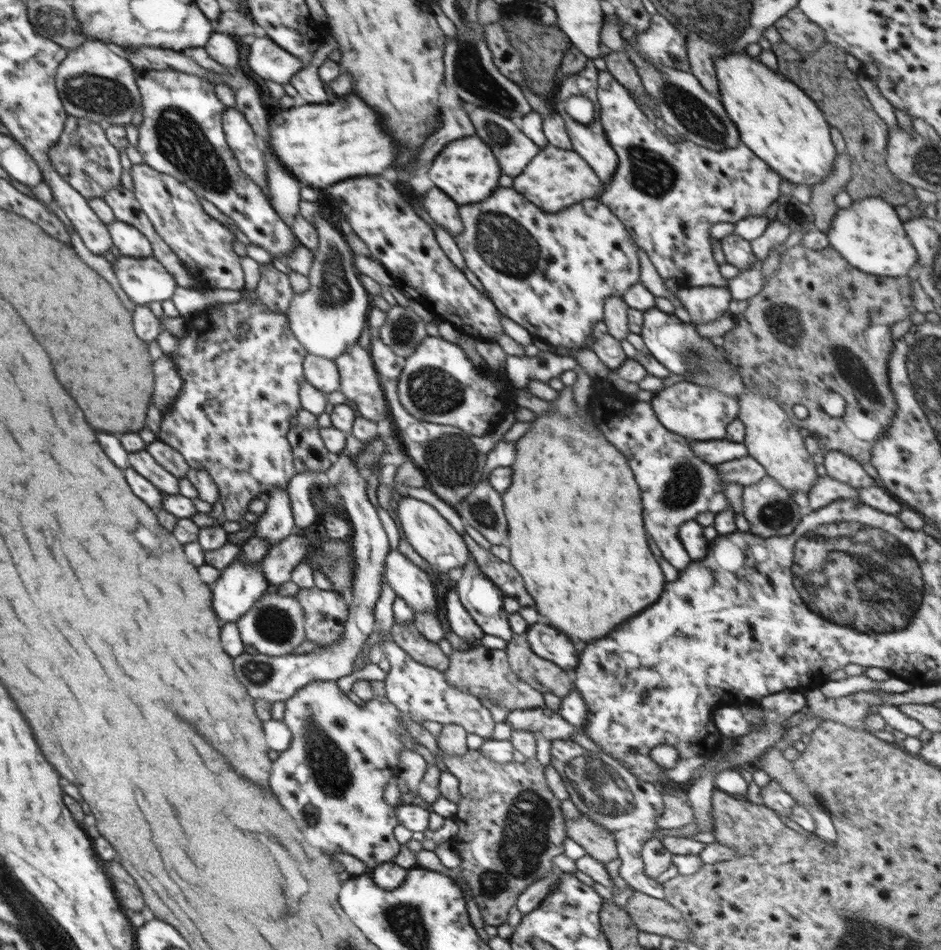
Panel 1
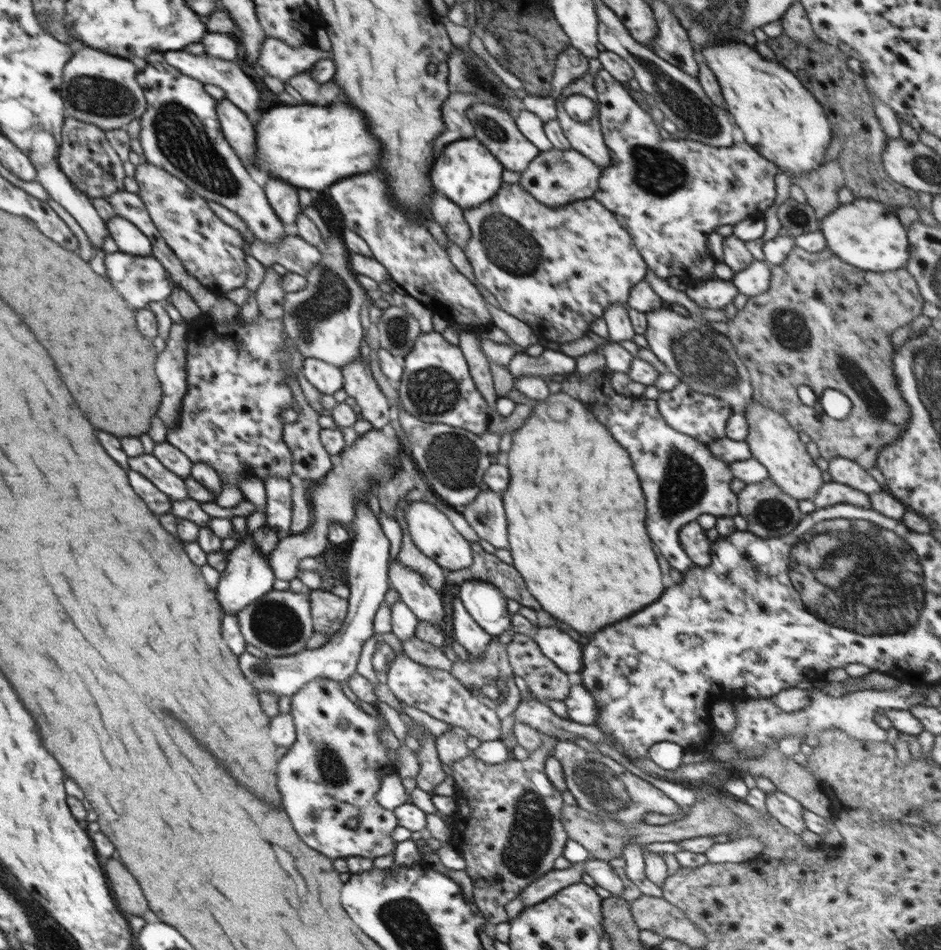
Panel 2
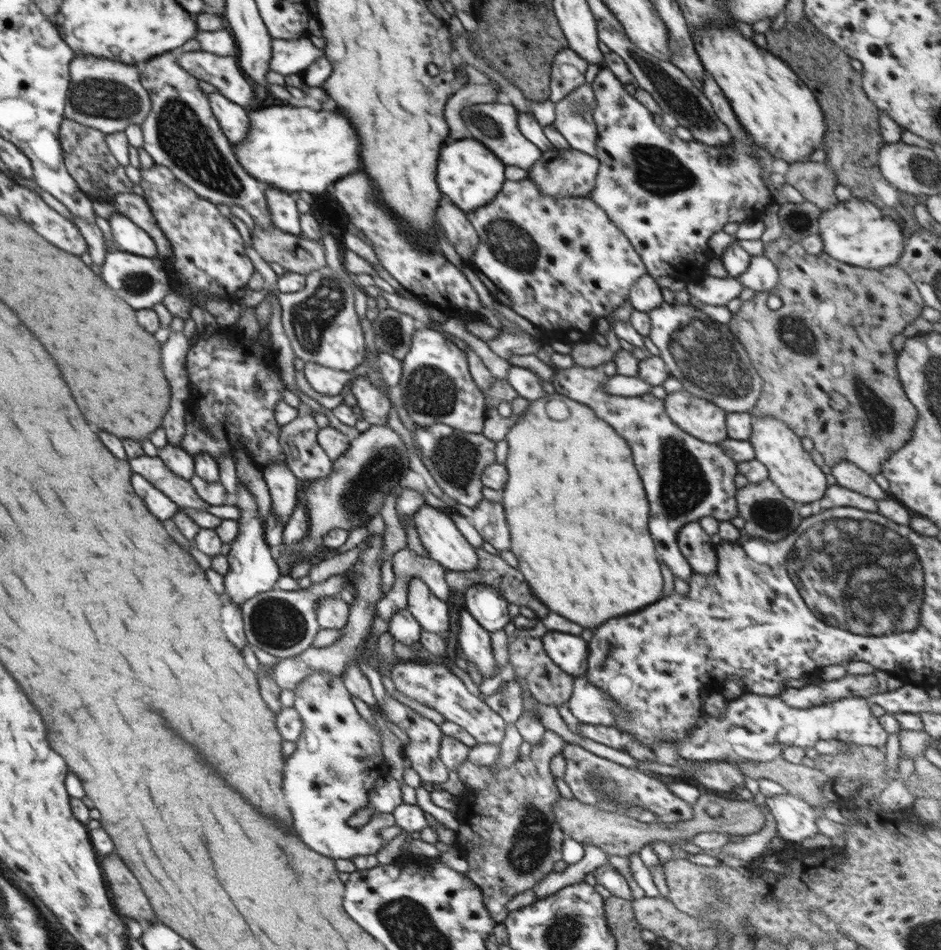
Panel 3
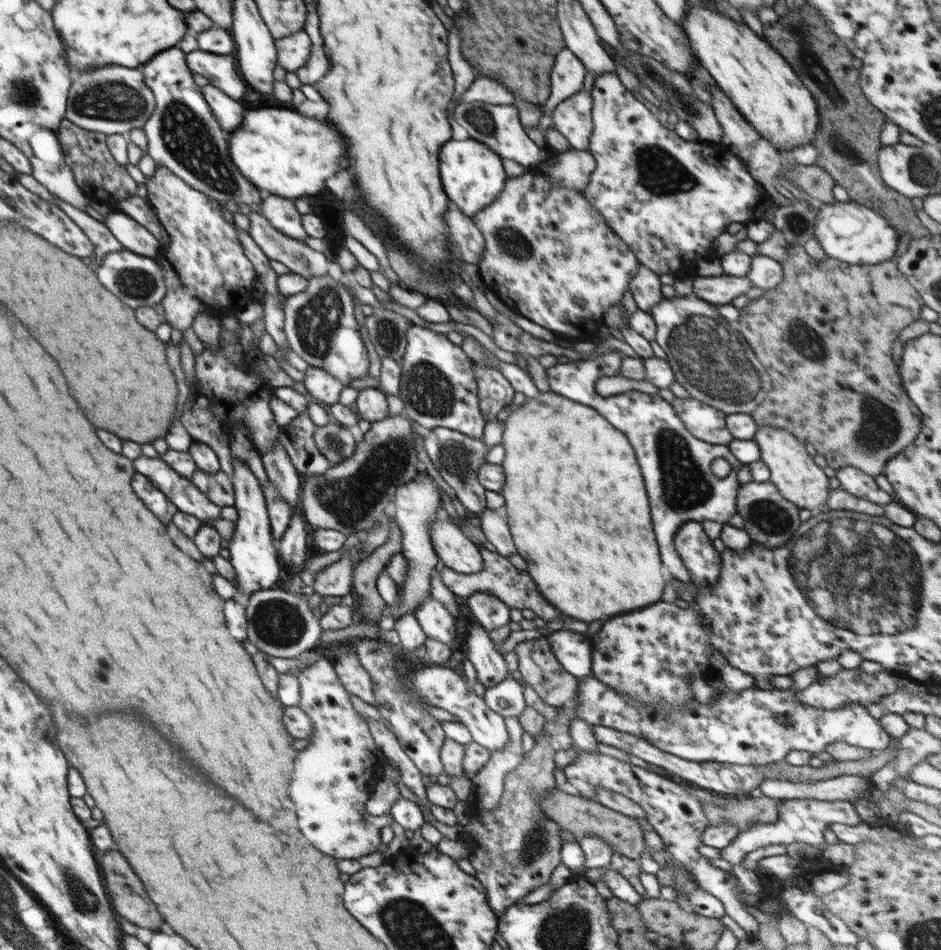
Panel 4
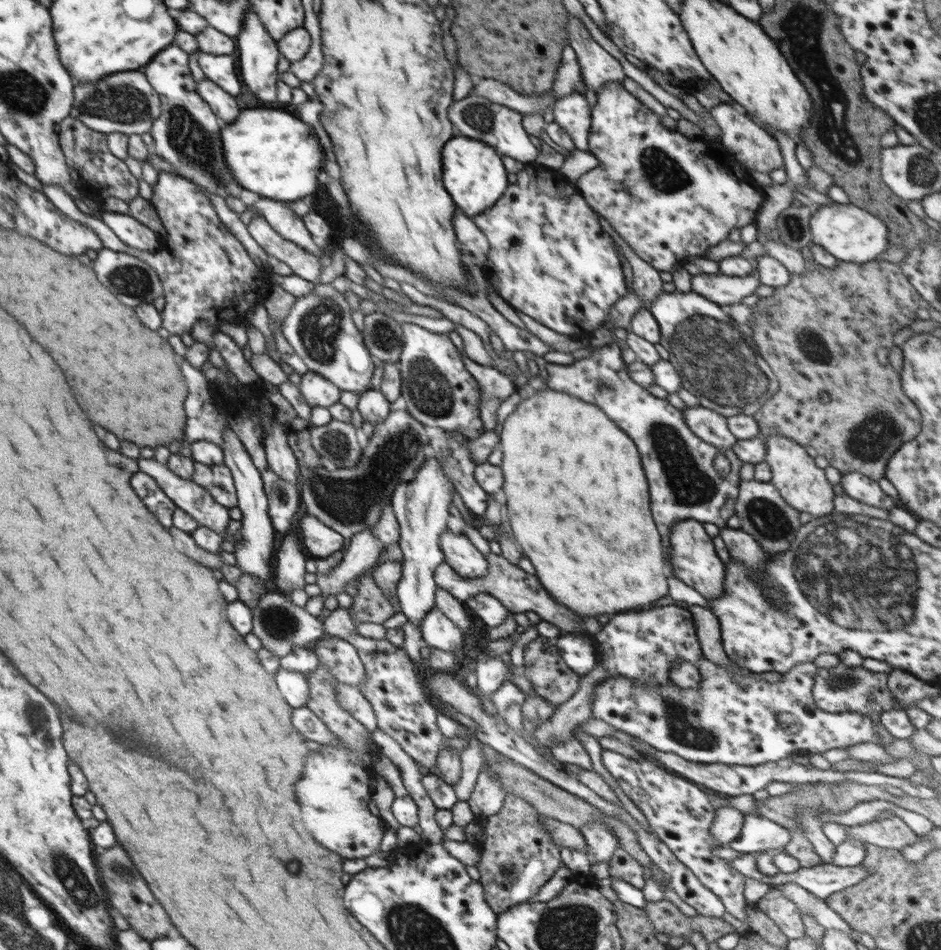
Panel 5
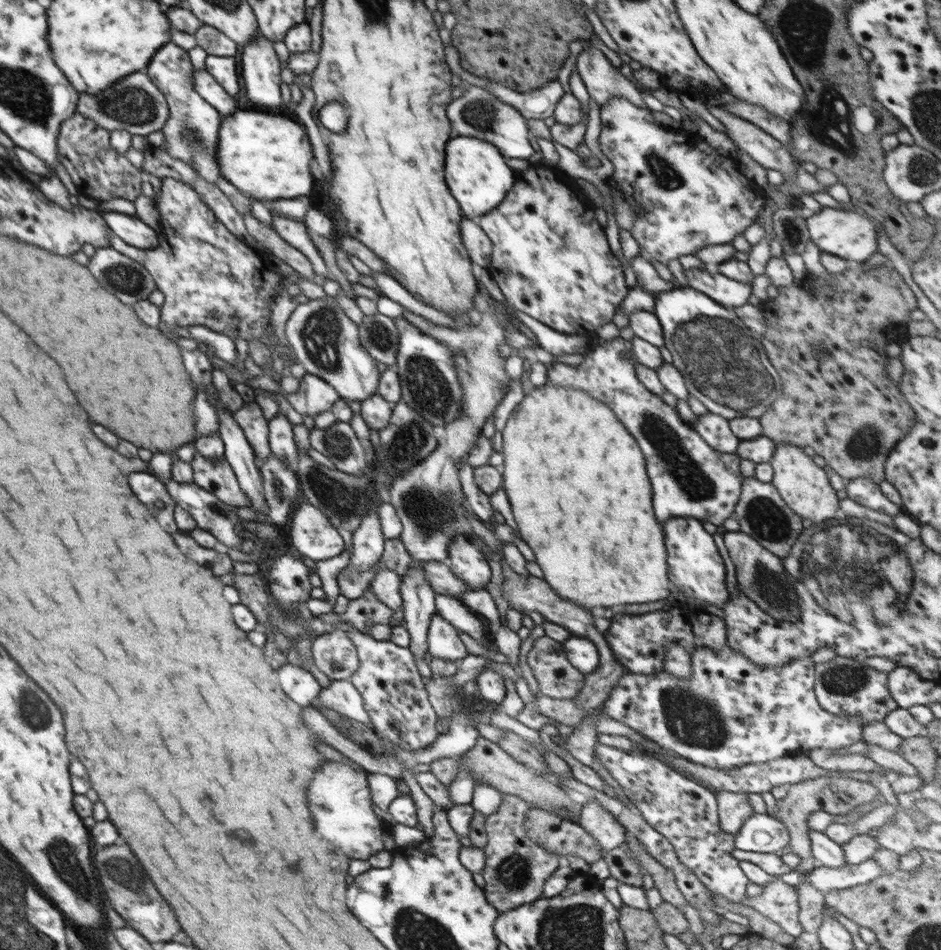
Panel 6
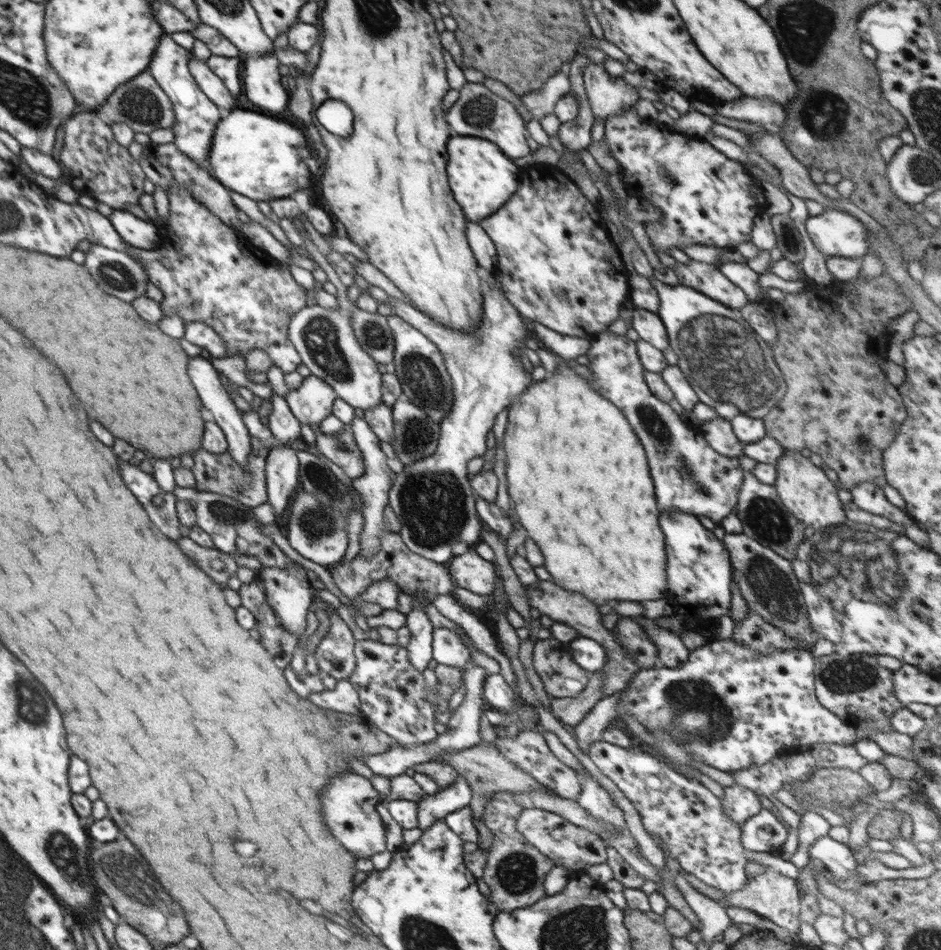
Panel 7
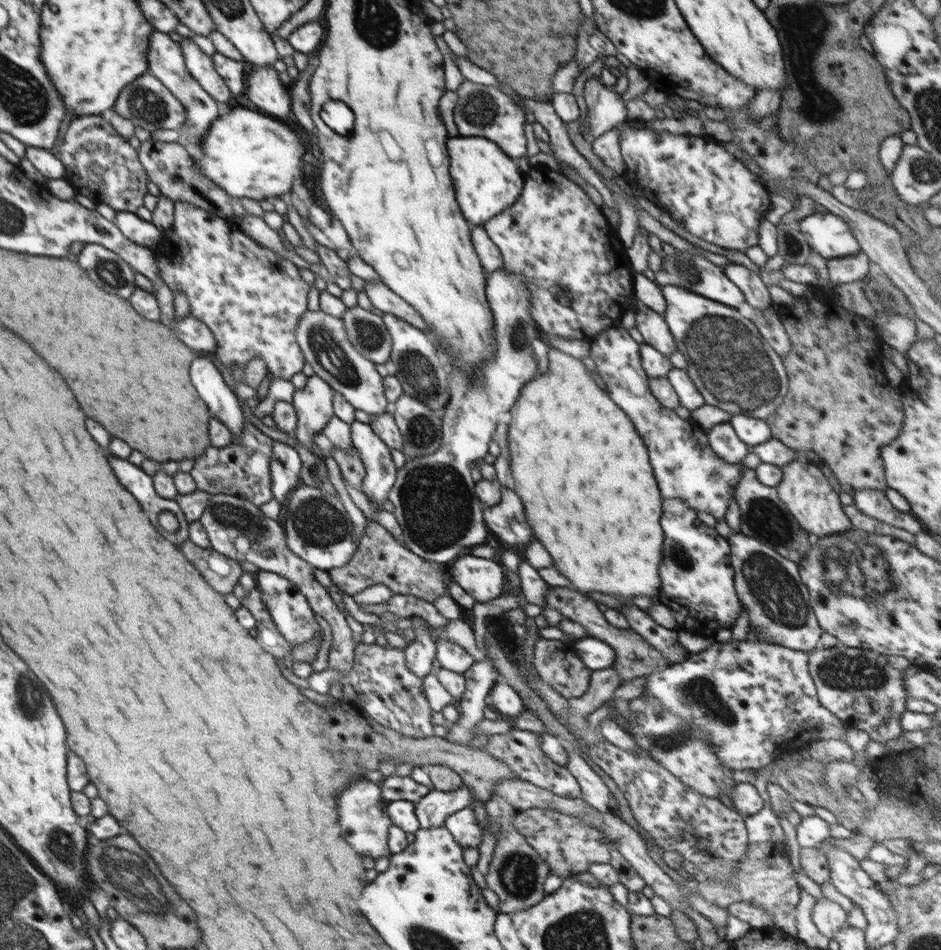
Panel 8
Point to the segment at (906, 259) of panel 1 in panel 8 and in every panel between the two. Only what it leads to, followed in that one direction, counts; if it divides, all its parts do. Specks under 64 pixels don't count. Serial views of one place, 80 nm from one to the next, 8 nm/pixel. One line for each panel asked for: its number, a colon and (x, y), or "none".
2: (863, 233)
3: (856, 232)
4: (850, 232)
5: (849, 234)
6: (844, 233)
7: (835, 234)
8: (828, 235)

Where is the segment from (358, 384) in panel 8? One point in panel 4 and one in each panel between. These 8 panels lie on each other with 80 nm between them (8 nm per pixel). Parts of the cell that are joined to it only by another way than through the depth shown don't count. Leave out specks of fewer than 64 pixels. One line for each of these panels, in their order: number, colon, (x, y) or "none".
4: (320, 326)
5: (319, 327)
6: (325, 340)
7: (324, 338)

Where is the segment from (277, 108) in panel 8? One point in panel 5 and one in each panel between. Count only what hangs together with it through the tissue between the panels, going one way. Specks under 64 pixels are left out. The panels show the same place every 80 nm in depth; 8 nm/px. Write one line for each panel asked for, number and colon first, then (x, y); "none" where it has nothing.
5: (258, 52)
6: (260, 66)
7: (262, 77)

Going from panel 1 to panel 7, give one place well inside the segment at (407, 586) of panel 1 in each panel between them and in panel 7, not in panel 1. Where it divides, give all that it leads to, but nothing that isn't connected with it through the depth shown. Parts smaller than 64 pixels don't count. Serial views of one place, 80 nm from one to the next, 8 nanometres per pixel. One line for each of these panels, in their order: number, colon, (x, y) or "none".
2: (422, 599)
3: (431, 613)
4: (436, 623)
5: (438, 631)
6: (444, 641)
7: (447, 647)

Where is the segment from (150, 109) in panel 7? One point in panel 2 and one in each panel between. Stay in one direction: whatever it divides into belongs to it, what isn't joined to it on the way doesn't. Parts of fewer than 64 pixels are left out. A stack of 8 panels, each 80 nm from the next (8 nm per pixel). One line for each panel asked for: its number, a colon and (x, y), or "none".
2: (98, 88)
3: (104, 95)
4: (114, 100)
5: (127, 103)
6: (137, 105)

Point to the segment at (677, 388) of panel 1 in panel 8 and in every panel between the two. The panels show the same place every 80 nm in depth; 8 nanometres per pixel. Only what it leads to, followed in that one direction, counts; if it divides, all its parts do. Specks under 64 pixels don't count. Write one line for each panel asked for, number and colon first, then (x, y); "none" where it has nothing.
2: (701, 416)
3: (704, 420)
4: (705, 422)
5: (712, 428)
6: (715, 430)
7: (719, 433)
8: (724, 441)

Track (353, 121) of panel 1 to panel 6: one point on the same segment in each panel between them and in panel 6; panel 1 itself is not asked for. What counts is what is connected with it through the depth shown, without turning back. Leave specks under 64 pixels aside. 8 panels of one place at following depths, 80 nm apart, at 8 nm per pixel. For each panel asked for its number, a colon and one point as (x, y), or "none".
2: (311, 145)
3: (298, 148)
4: (283, 153)
5: (272, 153)
6: (265, 155)

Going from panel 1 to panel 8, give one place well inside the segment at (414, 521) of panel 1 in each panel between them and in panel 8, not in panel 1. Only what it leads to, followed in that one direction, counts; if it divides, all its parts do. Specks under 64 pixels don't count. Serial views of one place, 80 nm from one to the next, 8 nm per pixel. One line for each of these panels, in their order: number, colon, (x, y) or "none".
2: (431, 531)
3: (444, 543)
4: (454, 549)
5: (463, 560)
6: (466, 561)
7: (469, 571)
8: (484, 579)

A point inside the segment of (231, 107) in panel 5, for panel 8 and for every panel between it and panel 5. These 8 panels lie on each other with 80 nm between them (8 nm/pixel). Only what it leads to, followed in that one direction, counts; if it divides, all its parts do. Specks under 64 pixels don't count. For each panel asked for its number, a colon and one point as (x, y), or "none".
6: (212, 91)
7: (208, 82)
8: (200, 65)

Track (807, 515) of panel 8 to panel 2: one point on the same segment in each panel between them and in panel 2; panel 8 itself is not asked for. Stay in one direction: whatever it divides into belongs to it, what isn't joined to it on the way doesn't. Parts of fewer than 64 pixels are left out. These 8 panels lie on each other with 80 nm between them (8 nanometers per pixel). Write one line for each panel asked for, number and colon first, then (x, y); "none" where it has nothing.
2: (773, 442)
3: (776, 445)
4: (793, 471)
5: (802, 484)
6: (805, 487)
7: (807, 491)

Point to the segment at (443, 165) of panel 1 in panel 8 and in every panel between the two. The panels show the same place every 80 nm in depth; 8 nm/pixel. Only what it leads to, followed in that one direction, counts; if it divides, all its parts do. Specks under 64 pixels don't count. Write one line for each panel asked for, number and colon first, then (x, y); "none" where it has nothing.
2: (467, 173)
3: (469, 175)
4: (473, 176)
5: (474, 175)
6: (476, 173)
7: (482, 178)
8: (487, 181)

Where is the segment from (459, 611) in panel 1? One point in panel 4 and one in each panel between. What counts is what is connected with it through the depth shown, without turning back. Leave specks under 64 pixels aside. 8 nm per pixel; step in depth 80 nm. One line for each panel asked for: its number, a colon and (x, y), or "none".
2: (473, 638)
3: (474, 641)
4: (489, 663)

